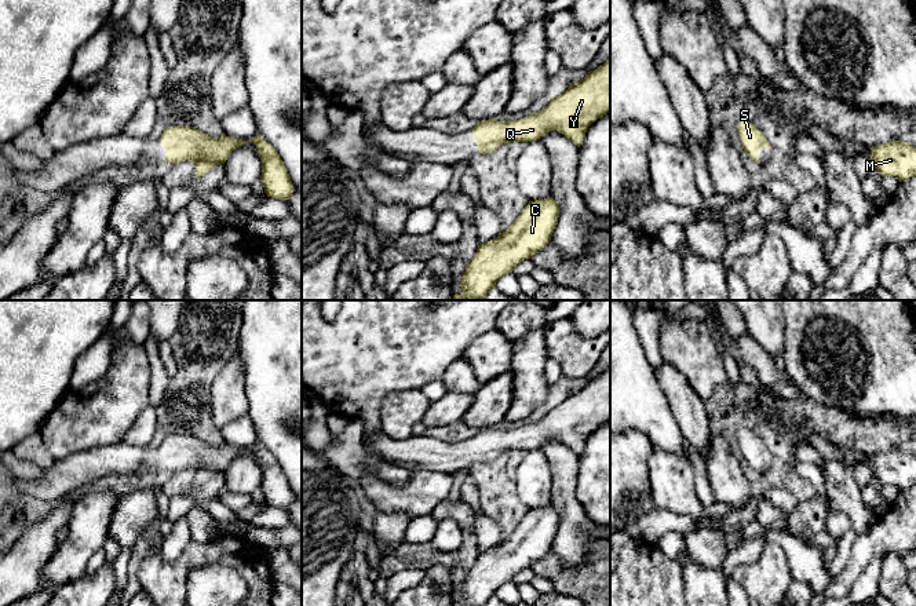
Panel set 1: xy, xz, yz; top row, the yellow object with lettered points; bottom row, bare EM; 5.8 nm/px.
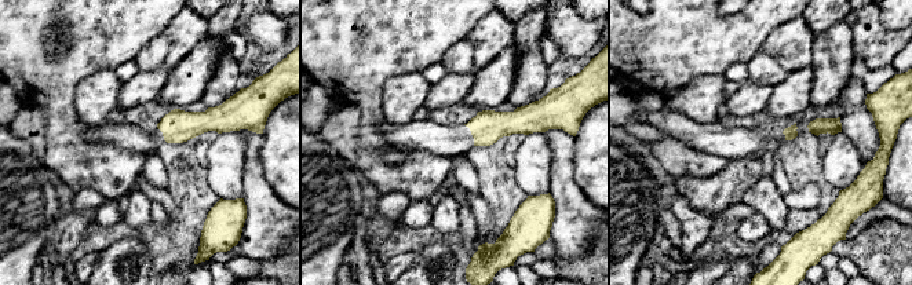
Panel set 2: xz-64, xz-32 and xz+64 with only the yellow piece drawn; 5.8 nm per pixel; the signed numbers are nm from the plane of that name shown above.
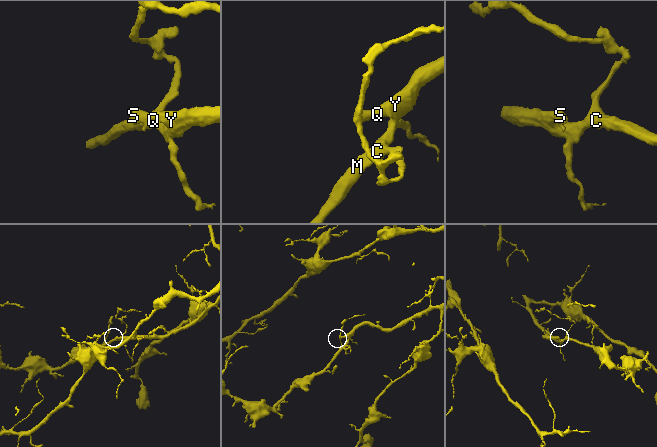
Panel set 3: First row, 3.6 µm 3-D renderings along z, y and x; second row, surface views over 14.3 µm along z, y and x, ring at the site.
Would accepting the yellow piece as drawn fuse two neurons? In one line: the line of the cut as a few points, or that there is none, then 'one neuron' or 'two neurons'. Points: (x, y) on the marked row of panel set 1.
no cut; one neuron

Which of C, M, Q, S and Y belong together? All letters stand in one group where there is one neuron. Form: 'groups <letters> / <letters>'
groups C M Q S Y

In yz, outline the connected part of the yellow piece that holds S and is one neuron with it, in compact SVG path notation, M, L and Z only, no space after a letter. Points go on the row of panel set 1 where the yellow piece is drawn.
M740 121L737 125L744 152L756 163L758 153L764 147L771 147L766 136L748 121Z

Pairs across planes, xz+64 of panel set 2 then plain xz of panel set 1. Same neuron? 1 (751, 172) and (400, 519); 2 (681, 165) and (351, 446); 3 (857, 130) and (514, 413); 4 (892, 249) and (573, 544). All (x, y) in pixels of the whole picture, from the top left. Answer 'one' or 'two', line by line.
1: two
2: one
3: two
4: two

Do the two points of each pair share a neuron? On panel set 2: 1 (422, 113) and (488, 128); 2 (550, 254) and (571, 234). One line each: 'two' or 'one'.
1: two
2: two

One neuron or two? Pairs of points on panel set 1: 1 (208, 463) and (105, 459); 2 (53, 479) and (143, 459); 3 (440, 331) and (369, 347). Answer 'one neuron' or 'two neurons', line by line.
1: one neuron
2: one neuron
3: one neuron

